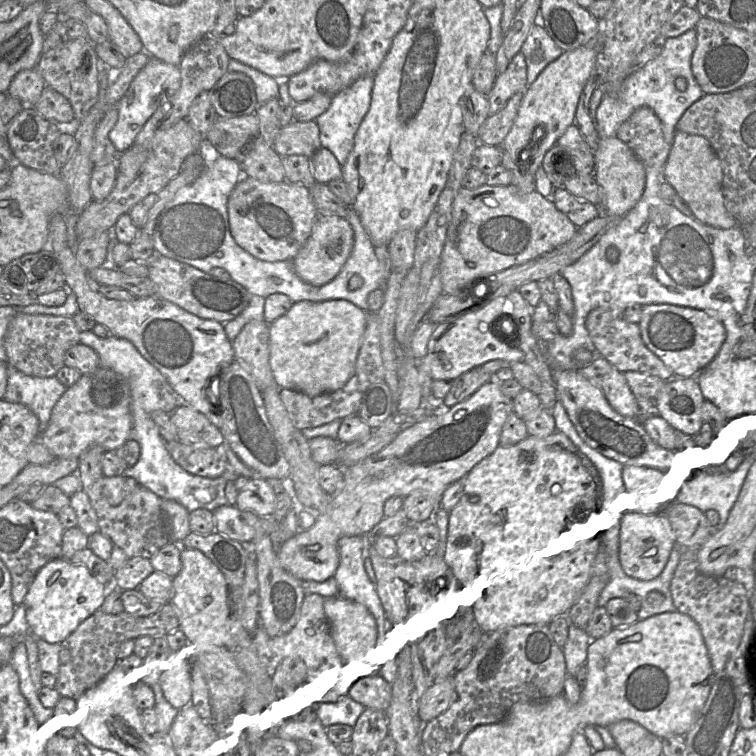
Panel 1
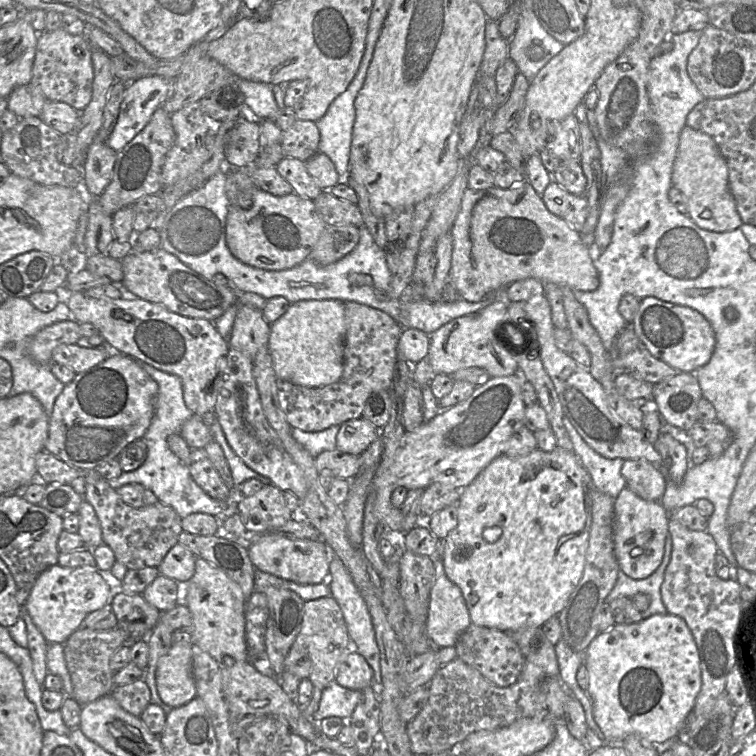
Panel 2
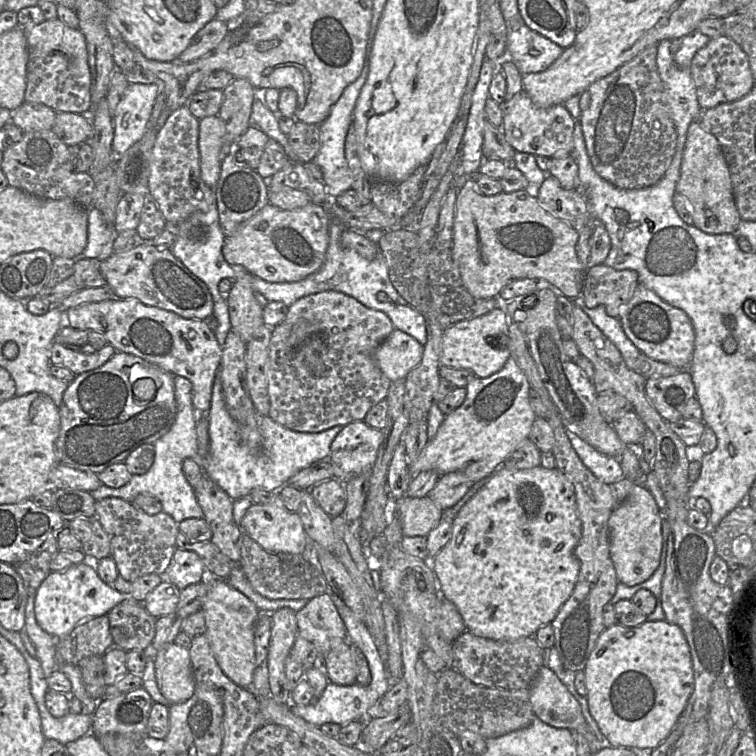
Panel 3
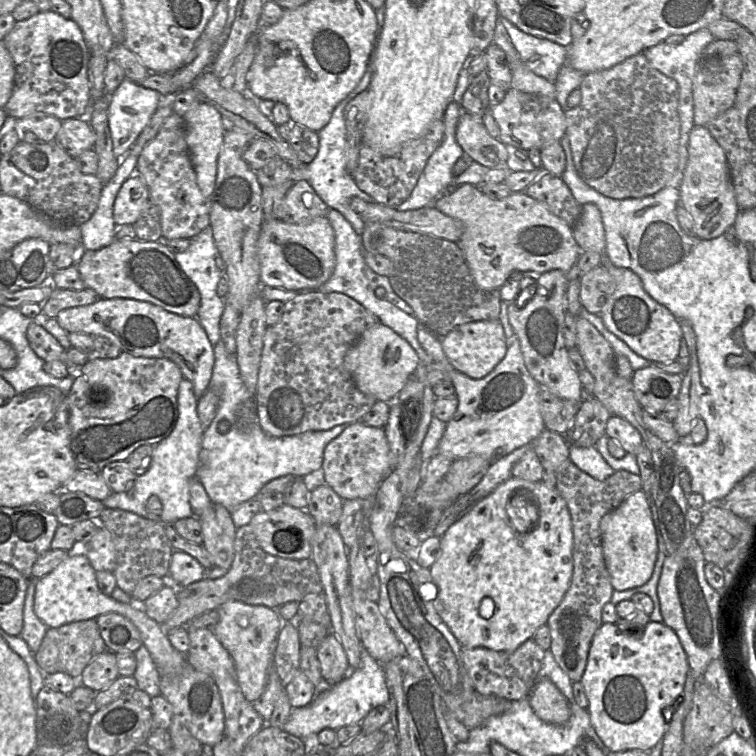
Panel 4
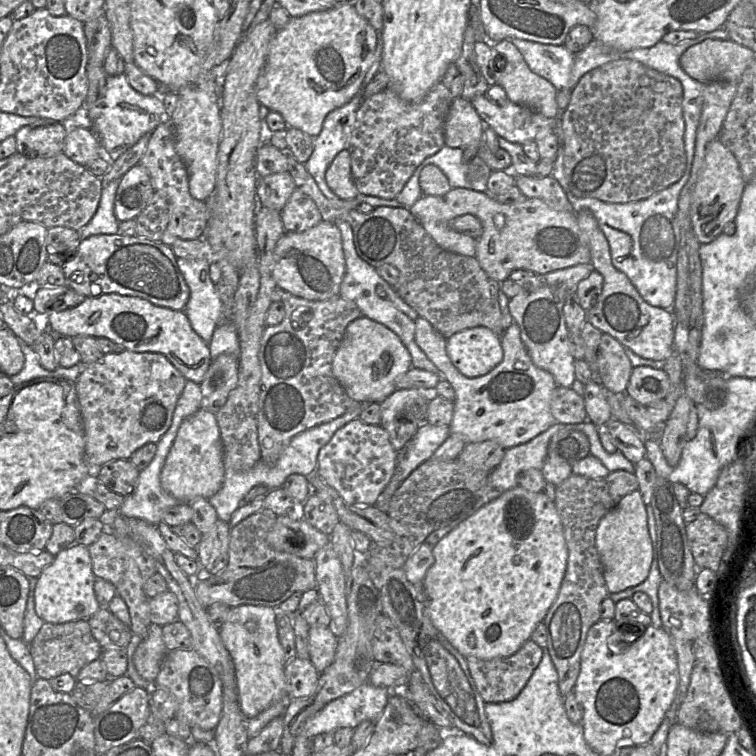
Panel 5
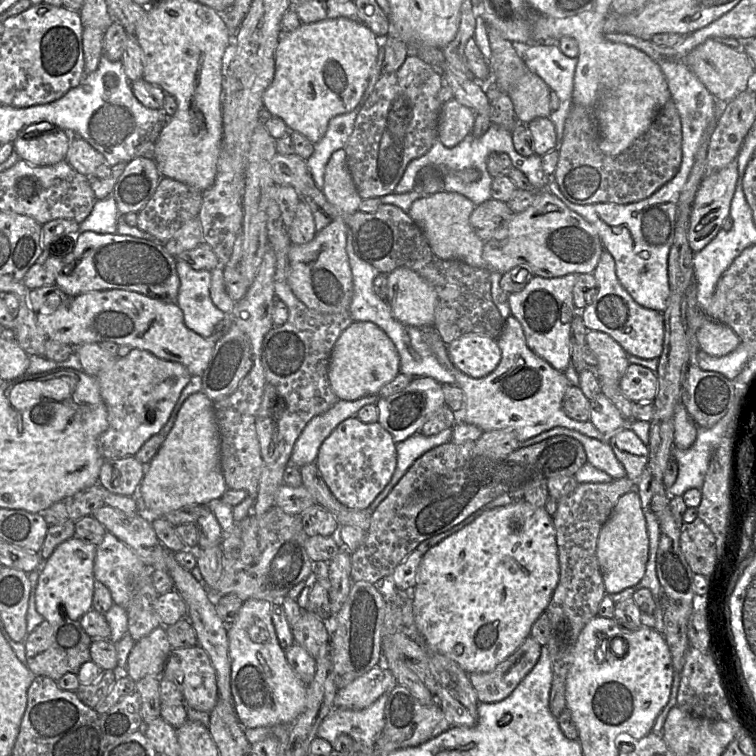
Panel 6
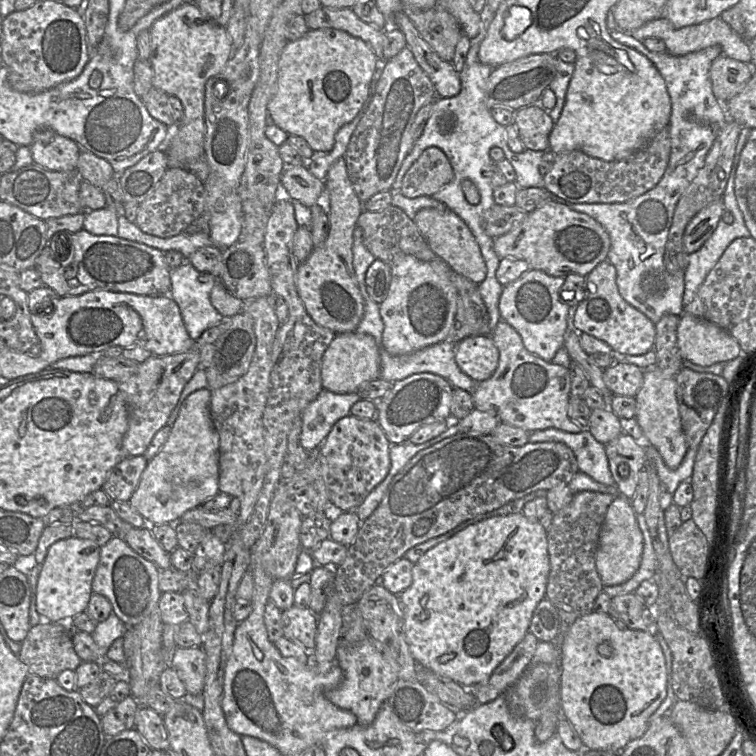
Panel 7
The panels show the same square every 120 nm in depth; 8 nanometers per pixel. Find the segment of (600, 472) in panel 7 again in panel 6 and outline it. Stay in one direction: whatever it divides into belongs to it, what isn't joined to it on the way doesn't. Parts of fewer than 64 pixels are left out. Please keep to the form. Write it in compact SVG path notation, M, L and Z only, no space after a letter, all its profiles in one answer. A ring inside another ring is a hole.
M554 427L540 433L539 435L520 442L520 447L529 446L541 442L549 437L559 435L570 436L578 440L585 449L587 462L593 465L595 468L606 472L614 480L626 477L626 471L623 465L619 462L607 441L591 438L569 428Z

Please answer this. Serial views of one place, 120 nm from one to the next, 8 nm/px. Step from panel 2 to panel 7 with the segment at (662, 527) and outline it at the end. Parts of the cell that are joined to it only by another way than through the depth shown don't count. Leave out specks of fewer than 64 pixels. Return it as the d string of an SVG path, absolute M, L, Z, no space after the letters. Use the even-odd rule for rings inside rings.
M623 495L616 496L607 509L596 552L596 569L604 586L622 584L637 572L641 564L643 544L643 534L631 501Z

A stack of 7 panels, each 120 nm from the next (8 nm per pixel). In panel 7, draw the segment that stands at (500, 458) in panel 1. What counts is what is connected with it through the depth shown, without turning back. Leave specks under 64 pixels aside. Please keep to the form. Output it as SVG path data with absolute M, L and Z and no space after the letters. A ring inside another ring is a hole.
M522 513L477 522L430 548L414 563L411 585L398 595L413 658L465 687L486 681L528 632L536 606L546 597L549 572L547 530Z

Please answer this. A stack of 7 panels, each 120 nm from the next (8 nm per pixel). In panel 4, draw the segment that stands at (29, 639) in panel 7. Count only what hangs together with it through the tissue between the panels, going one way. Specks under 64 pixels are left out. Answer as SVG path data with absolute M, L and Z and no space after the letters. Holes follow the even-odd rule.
M87 619L57 628L48 628L39 649L34 653L34 658L45 675L63 672L80 679L89 662L106 650L96 619Z

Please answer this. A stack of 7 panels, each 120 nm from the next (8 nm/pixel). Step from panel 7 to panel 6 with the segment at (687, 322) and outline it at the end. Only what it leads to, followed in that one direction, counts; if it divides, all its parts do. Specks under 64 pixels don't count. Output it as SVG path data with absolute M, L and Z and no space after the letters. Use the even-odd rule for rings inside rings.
M706 319L698 329L697 340L700 350L713 357L725 356L741 343L729 326L711 319Z

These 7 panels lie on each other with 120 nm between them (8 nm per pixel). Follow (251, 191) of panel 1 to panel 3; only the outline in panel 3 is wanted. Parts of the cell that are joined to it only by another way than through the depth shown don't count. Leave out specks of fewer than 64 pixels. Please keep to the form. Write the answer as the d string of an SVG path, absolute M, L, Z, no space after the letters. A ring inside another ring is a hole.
M311 202L302 208L284 211L268 203L243 222L231 236L225 237L222 254L231 266L240 266L253 276L267 282L297 282L322 267L329 244L329 223L330 215L324 204Z

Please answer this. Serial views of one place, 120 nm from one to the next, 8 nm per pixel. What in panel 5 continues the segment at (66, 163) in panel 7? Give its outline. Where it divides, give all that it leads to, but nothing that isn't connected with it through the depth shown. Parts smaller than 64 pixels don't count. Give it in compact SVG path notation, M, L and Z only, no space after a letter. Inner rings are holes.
M39 118L16 132L16 152L30 158L49 158L63 153L68 129L69 126L61 122Z

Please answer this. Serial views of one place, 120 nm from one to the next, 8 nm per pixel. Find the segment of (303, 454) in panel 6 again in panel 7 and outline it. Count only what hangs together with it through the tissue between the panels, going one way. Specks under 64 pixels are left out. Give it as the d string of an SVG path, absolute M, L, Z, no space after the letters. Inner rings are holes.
M323 389L302 413L301 444L307 451L317 451L330 433L334 424L348 415L351 407L361 399L357 393L337 394Z

